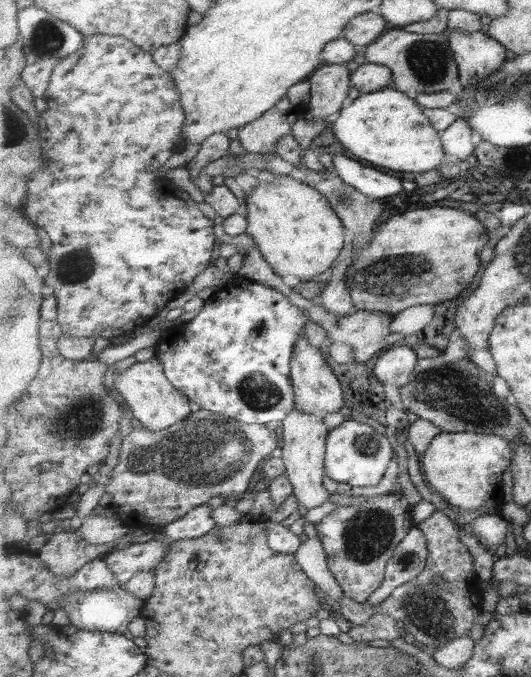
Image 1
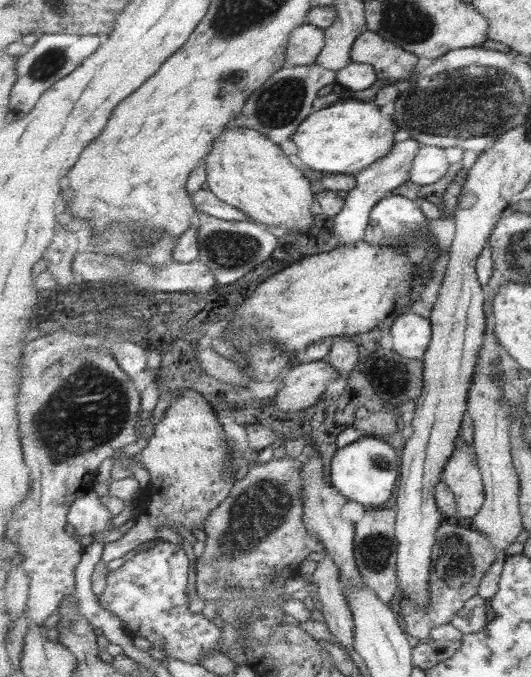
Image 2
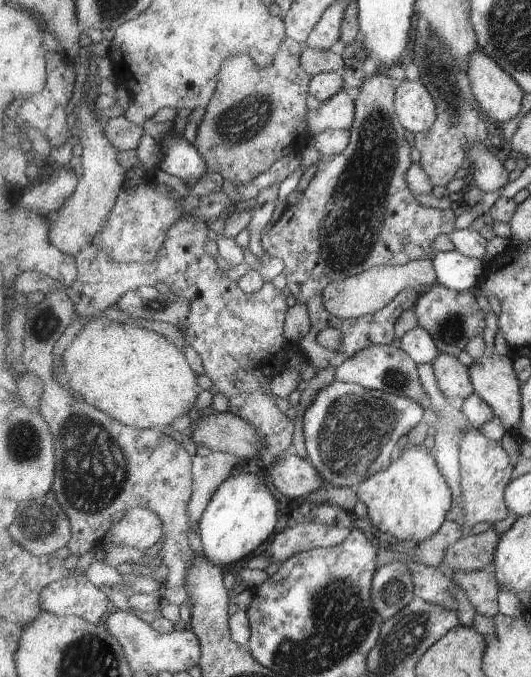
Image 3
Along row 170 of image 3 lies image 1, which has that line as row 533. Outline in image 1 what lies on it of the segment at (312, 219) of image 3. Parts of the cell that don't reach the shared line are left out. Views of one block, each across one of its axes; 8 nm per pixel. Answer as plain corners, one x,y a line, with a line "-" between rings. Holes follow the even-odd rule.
395,493
369,497
362,503
337,506
316,525
318,537
328,554
328,565
349,598
365,603
386,580
386,568
399,543
415,527
407,498

